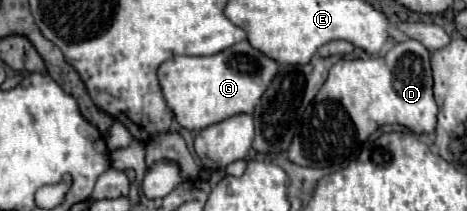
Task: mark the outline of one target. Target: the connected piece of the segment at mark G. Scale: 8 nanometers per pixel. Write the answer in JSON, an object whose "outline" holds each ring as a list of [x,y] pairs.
{"outline":[[[247,40],[213,56],[173,56],[159,66],[159,86],[179,126],[199,132],[235,114],[253,114],[261,94],[277,74],[277,62],[255,50]]]}

